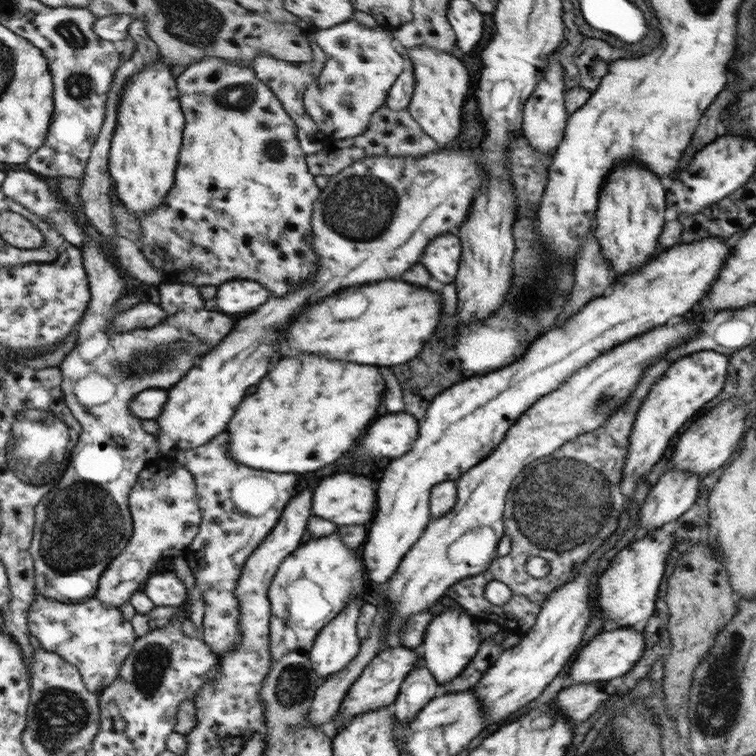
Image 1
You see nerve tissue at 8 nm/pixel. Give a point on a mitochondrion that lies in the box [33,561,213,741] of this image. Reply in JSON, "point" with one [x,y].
{"point":[151,664]}

